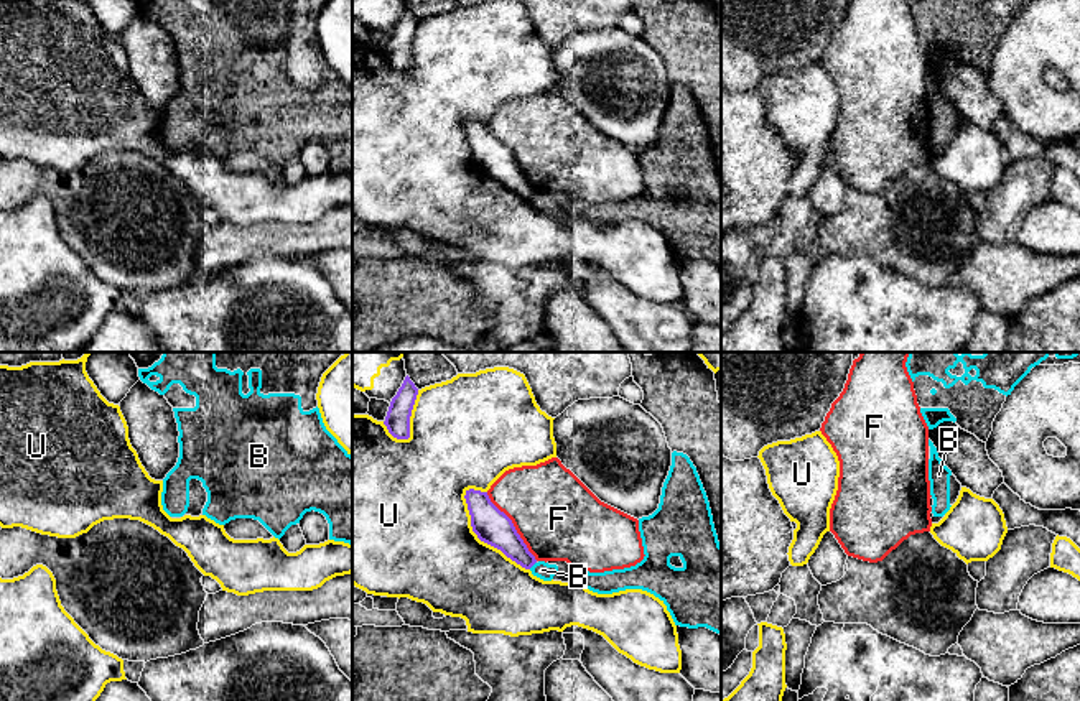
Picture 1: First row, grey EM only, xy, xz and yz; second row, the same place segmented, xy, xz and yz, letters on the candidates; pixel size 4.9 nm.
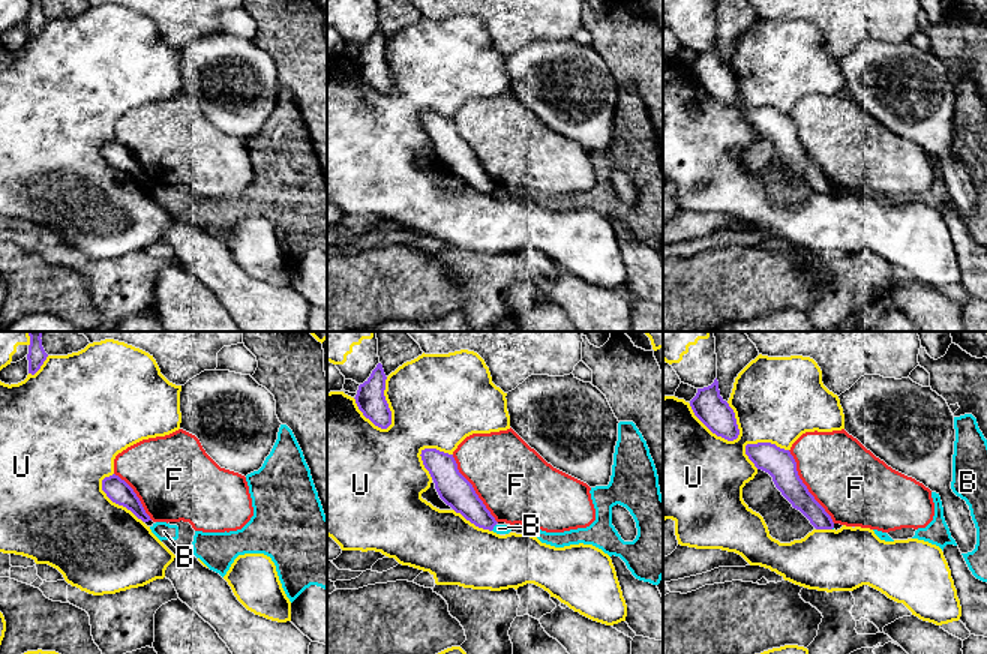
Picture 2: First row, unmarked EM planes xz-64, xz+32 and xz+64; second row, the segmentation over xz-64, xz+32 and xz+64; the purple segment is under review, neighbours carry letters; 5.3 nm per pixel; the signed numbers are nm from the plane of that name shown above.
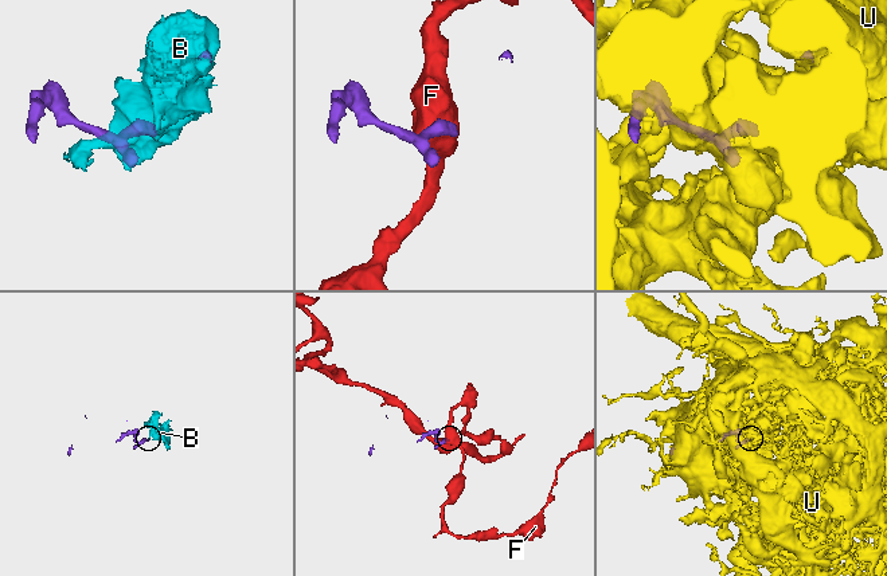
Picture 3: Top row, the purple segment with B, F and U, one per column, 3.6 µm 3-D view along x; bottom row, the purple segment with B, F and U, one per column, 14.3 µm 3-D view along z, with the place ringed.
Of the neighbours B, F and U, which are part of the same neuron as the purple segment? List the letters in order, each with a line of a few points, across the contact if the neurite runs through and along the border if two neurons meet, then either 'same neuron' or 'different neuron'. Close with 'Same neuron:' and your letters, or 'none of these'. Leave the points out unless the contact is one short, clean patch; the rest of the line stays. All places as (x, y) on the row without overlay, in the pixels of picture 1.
B: line xz (535, 193), (529, 199); different neuron
F: different neuron
U: different neuron
Same neuron: none of these

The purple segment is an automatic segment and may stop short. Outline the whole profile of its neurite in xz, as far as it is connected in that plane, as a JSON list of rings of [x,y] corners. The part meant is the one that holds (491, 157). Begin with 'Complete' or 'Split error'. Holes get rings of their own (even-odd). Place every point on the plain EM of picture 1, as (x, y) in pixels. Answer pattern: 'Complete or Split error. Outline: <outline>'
Complete. Outline: [[[469,120],[464,130],[471,146],[472,163],[481,173],[500,181],[525,201],[530,201],[537,194],[512,151],[491,133],[487,123]]]

